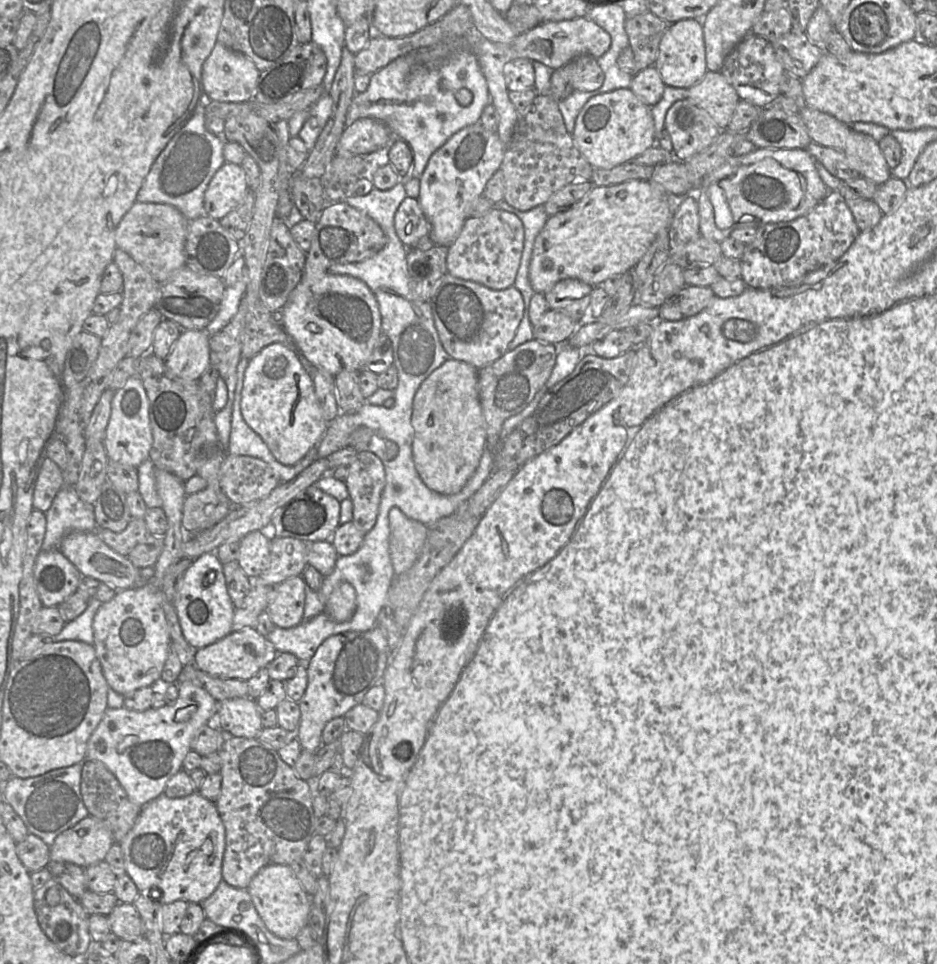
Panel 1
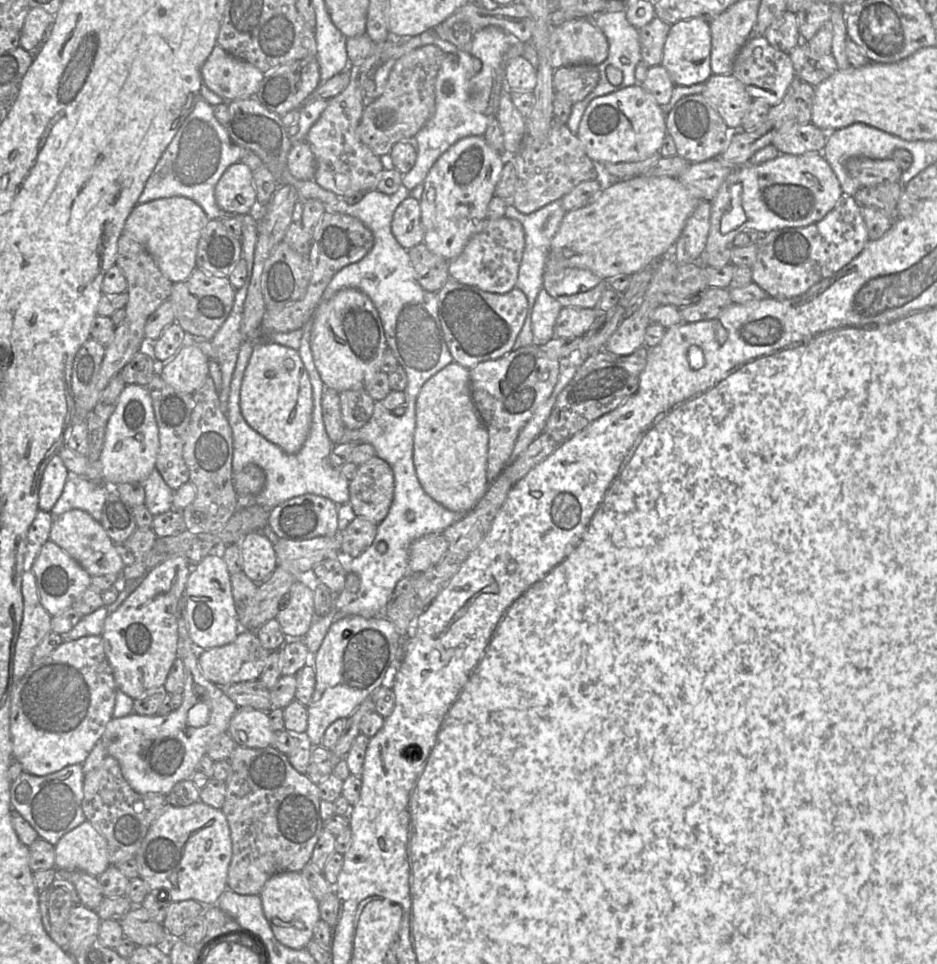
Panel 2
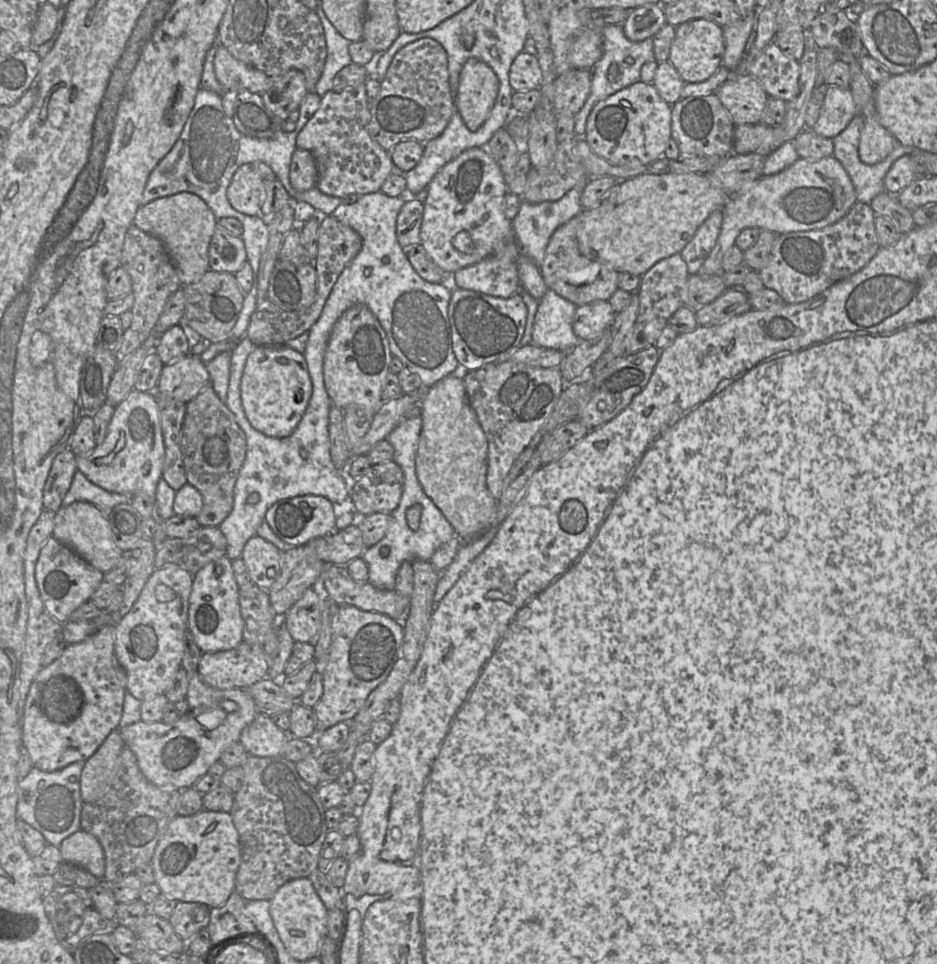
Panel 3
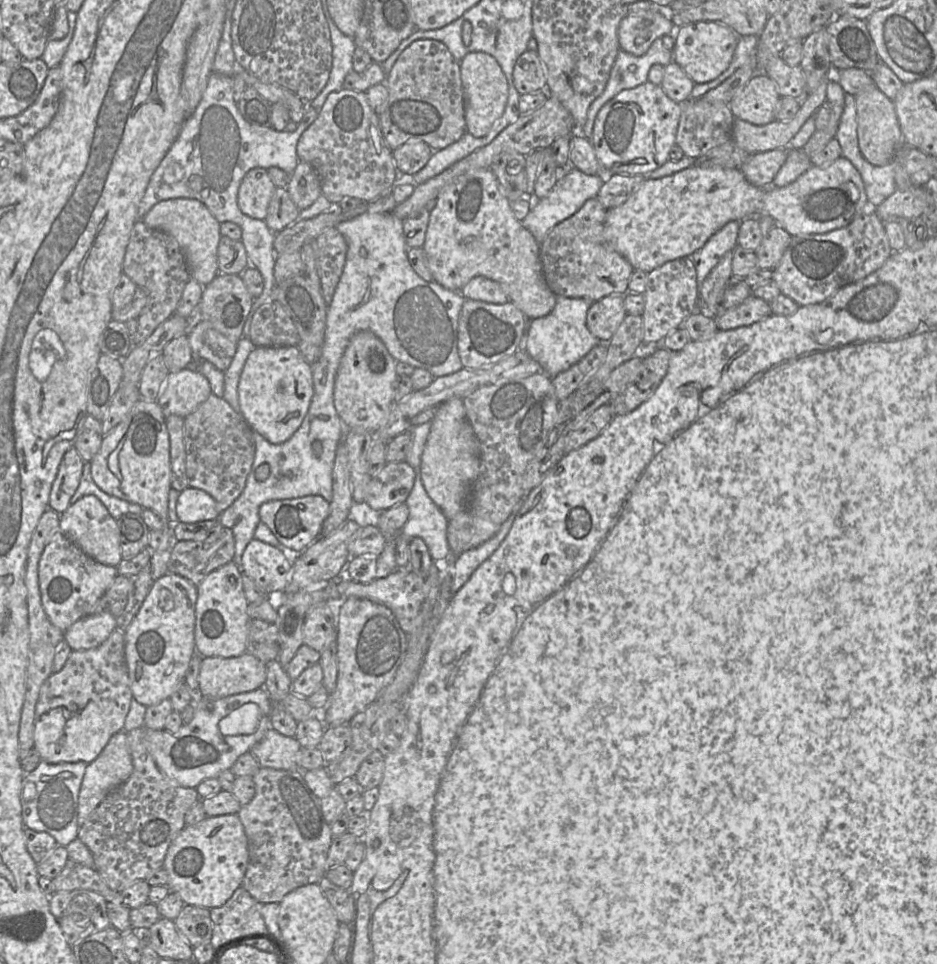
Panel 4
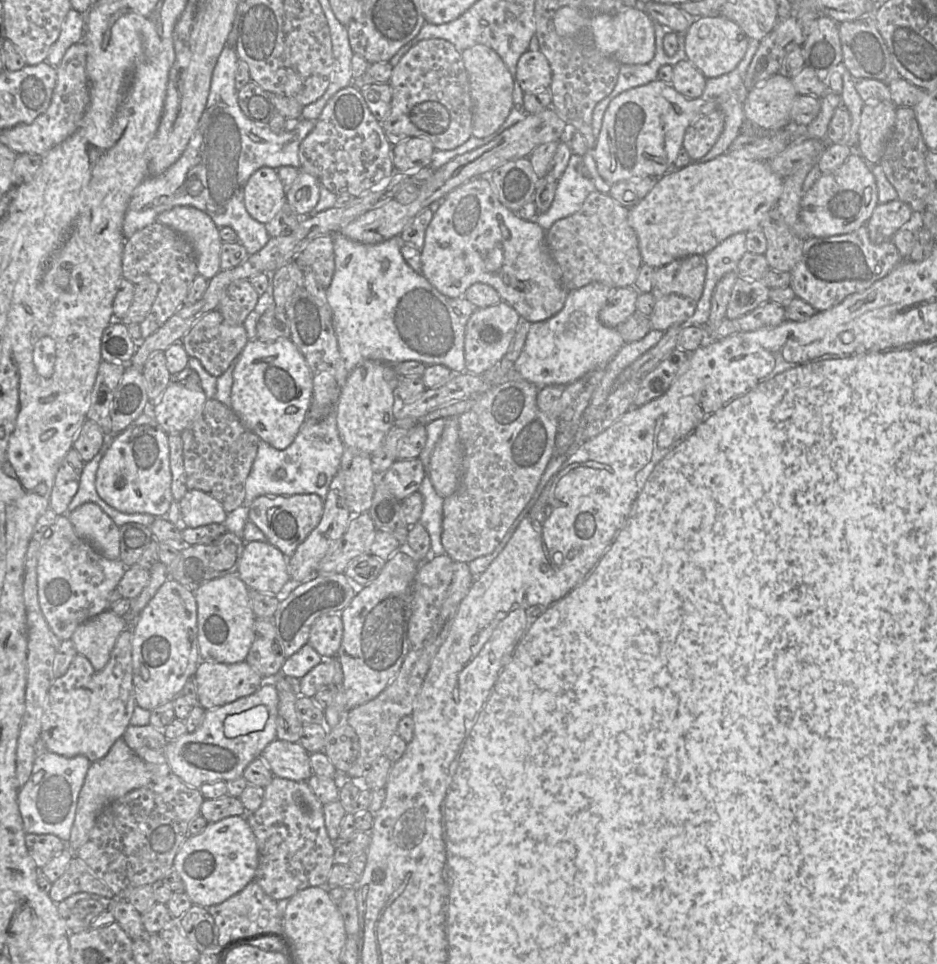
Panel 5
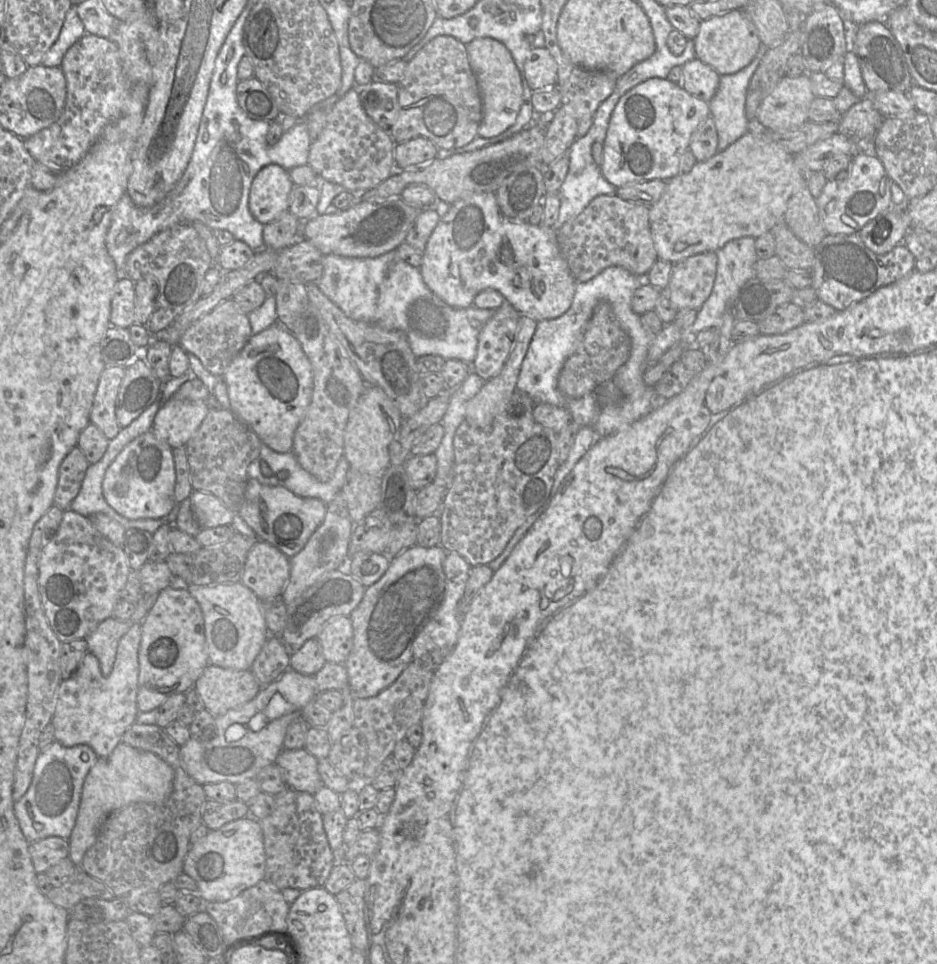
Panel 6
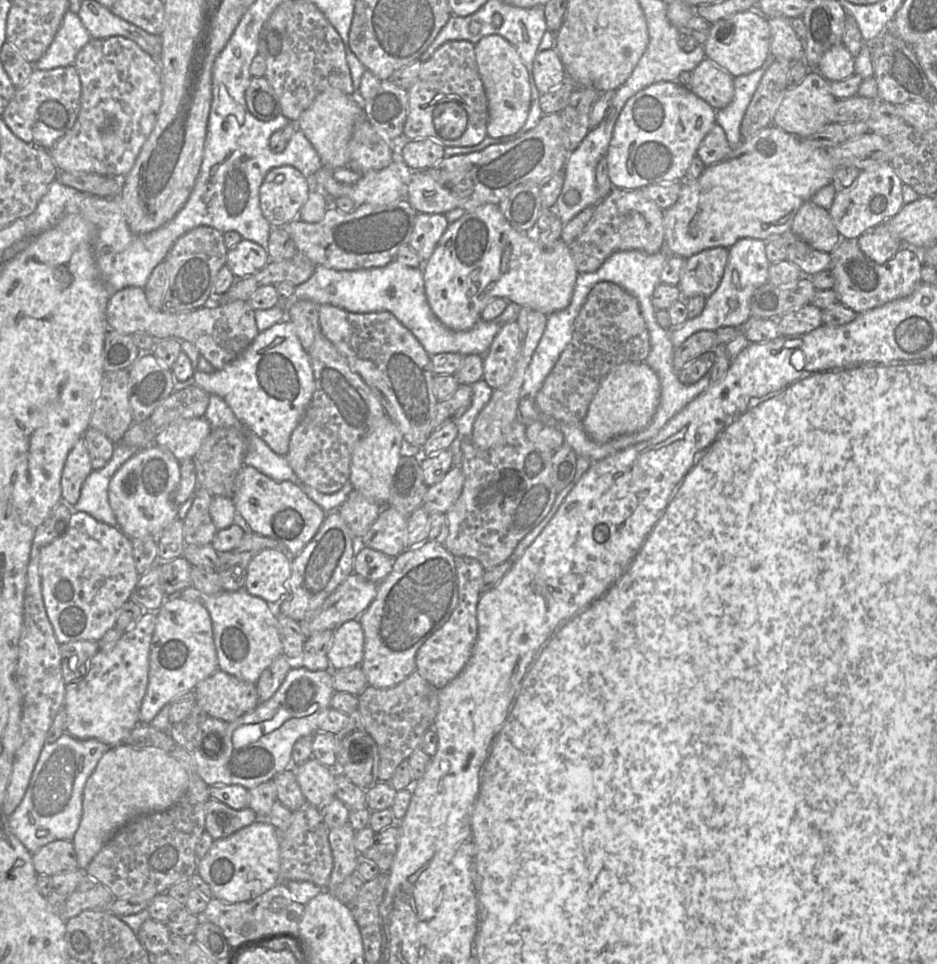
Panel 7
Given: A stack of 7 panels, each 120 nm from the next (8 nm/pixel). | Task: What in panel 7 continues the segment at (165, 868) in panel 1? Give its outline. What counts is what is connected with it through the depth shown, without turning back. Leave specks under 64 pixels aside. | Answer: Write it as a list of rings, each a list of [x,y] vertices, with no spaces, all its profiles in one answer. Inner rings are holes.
[[[255,821],[232,835],[216,839],[197,864],[197,873],[210,886],[214,898],[226,903],[252,900],[280,882],[278,830],[270,823]]]

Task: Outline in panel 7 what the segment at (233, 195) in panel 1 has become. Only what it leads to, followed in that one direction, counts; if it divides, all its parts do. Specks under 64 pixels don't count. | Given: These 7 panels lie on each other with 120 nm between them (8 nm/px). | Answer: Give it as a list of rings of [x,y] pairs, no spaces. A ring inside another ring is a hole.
[[[293,166],[271,169],[260,189],[260,207],[273,228],[284,227],[296,219],[312,190],[307,177]]]

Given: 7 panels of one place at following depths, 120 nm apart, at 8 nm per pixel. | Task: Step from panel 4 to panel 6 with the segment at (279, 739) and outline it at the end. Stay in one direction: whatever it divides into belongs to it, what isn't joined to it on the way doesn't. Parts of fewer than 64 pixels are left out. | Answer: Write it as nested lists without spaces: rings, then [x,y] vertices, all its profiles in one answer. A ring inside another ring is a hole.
[[[284,748],[276,758],[287,787],[314,795],[324,784],[318,771],[318,760],[305,748]]]

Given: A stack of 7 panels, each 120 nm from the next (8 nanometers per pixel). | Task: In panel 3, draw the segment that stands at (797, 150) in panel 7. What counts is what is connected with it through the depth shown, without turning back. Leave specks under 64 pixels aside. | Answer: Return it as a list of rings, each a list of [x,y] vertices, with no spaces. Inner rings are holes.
[[[642,173],[618,181],[600,206],[583,209],[577,239],[587,258],[609,264],[619,273],[644,275],[659,261],[680,253],[697,229],[729,196],[699,173]]]

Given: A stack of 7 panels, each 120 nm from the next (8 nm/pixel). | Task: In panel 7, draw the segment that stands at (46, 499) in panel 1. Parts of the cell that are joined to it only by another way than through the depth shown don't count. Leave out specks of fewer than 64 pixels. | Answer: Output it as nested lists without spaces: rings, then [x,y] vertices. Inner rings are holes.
[[[82,436],[69,452],[62,470],[61,496],[63,502],[67,505],[77,503],[82,485],[92,470],[89,452]]]

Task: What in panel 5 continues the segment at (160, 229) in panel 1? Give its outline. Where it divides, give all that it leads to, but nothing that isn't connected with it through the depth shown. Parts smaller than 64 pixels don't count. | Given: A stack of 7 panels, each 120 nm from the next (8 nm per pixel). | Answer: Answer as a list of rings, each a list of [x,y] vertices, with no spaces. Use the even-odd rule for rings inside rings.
[[[177,206],[159,214],[155,222],[168,226],[189,240],[200,276],[209,281],[221,271],[222,241],[219,228],[208,214],[191,206]]]

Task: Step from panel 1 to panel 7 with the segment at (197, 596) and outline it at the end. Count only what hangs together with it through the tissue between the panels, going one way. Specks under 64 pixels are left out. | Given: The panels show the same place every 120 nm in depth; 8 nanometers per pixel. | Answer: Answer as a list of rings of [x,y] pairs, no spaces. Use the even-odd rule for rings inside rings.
[[[194,587],[183,589],[178,595],[186,600],[199,602],[208,610],[220,670],[240,680],[256,683],[262,672],[282,653],[277,616],[271,612],[268,603],[262,598],[249,594],[245,589],[209,595]]]

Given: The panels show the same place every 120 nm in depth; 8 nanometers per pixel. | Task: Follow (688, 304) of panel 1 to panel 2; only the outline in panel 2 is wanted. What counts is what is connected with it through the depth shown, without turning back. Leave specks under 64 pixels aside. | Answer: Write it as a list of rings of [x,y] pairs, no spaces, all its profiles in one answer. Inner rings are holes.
[[[707,288],[692,304],[679,308],[683,322],[711,320],[717,317],[725,308],[734,304],[728,288]]]

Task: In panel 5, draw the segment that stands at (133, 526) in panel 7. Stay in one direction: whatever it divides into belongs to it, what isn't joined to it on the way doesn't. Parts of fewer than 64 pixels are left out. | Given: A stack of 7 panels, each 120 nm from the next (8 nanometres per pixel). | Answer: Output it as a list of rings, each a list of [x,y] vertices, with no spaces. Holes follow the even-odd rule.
[[[148,401],[143,414],[124,431],[113,436],[97,470],[96,490],[107,504],[120,512],[128,514],[147,513],[156,517],[166,517],[173,502],[169,444],[166,433],[154,419],[153,409],[154,405]]]

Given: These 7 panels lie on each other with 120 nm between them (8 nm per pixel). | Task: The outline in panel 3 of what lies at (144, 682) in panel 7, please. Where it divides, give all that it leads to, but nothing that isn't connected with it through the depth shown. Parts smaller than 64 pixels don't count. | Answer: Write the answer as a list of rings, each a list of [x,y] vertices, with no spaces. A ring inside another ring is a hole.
[[[104,626],[84,640],[67,644],[59,658],[43,667],[30,686],[22,721],[22,745],[34,766],[43,771],[60,770],[71,763],[86,761],[115,729],[123,715],[127,674],[115,651],[115,627]]]

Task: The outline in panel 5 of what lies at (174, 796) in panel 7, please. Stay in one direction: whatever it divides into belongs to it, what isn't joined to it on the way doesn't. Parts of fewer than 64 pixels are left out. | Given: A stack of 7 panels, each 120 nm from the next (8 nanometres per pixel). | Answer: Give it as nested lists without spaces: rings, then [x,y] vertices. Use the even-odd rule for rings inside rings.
[[[123,737],[115,741],[107,755],[92,762],[76,807],[76,816],[71,830],[71,836],[67,847],[77,852],[88,840],[98,816],[114,800],[123,797],[127,793],[142,788],[151,781],[151,773],[145,762],[125,743]]]

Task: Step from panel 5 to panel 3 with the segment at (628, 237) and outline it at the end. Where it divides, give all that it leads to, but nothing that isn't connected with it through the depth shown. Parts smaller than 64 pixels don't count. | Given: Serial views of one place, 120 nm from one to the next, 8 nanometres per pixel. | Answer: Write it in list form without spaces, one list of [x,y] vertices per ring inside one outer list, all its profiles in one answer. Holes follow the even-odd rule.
[[[580,215],[558,227],[552,234],[540,266],[541,275],[551,290],[576,306],[595,301],[608,301],[618,287],[619,272],[609,264],[584,256],[579,249],[577,230]]]

